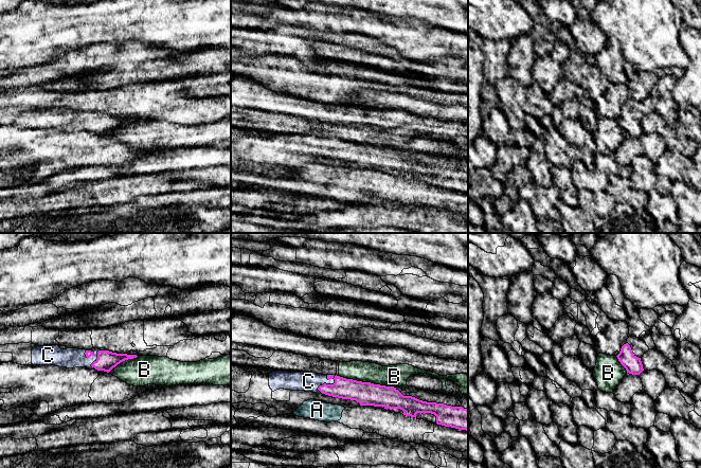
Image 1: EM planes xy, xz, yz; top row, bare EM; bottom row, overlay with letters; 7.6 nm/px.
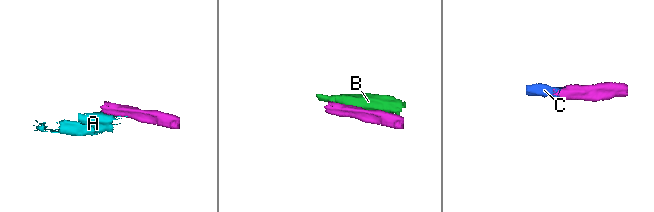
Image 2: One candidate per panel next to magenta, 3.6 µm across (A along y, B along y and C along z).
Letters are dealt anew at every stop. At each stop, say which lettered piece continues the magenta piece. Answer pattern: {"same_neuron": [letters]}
{"same_neuron": ["C"]}

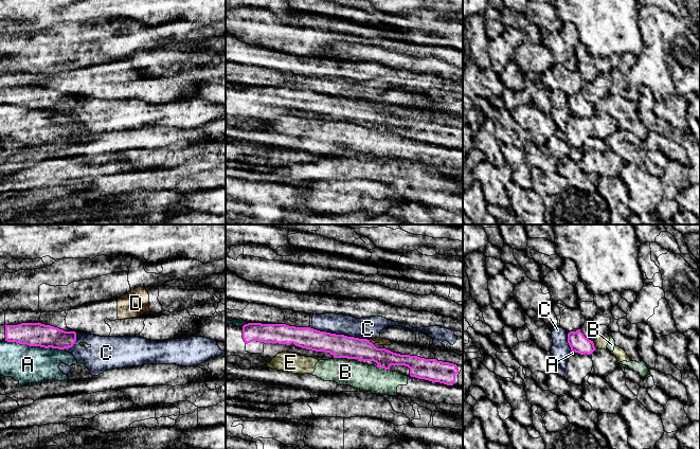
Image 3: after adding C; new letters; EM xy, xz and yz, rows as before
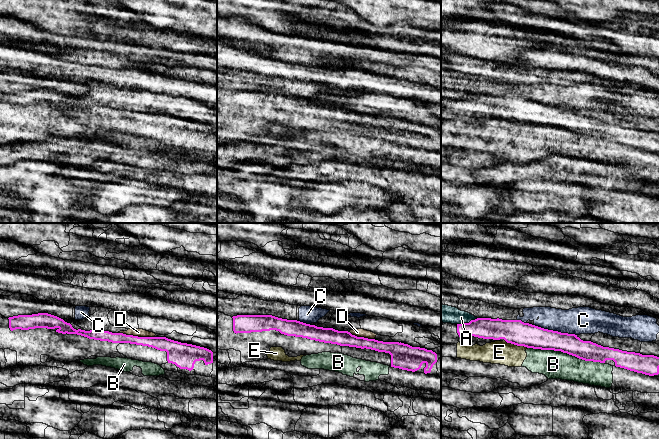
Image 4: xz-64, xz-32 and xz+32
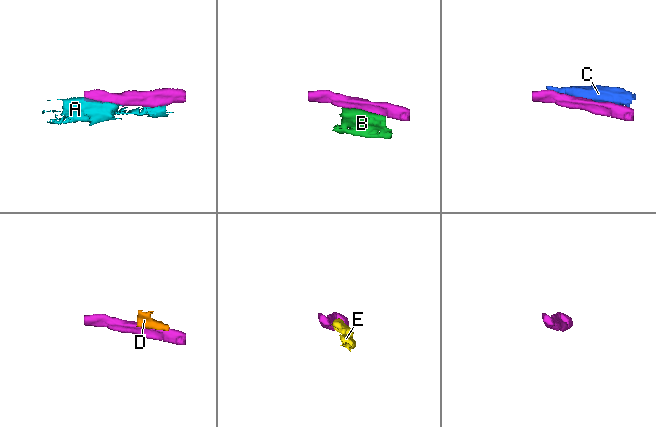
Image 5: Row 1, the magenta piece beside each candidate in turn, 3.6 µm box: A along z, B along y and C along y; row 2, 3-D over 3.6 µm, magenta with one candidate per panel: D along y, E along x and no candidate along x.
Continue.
{"same_neuron": []}

